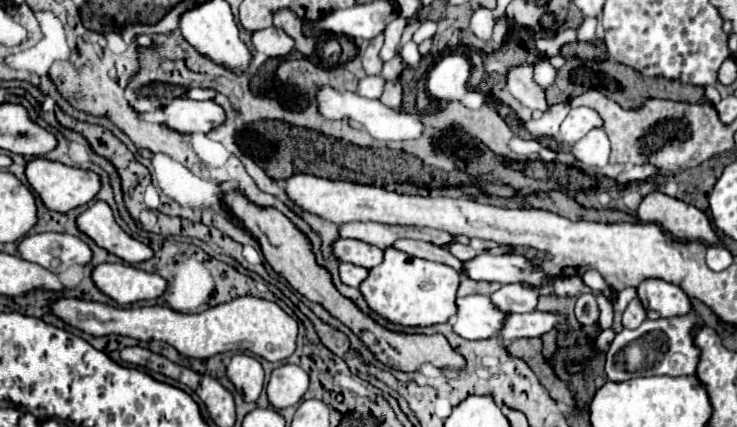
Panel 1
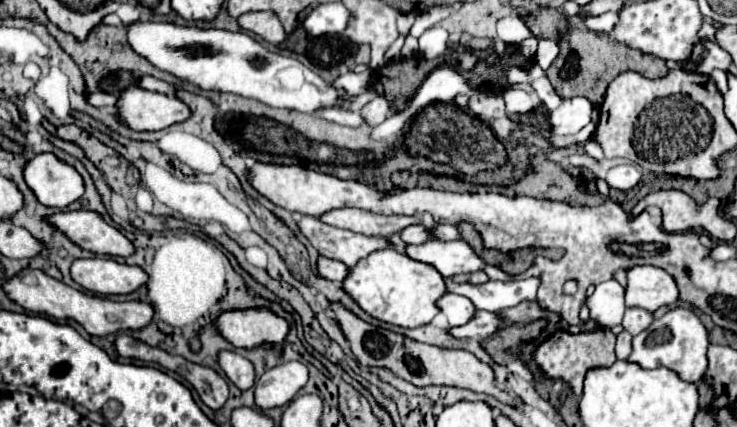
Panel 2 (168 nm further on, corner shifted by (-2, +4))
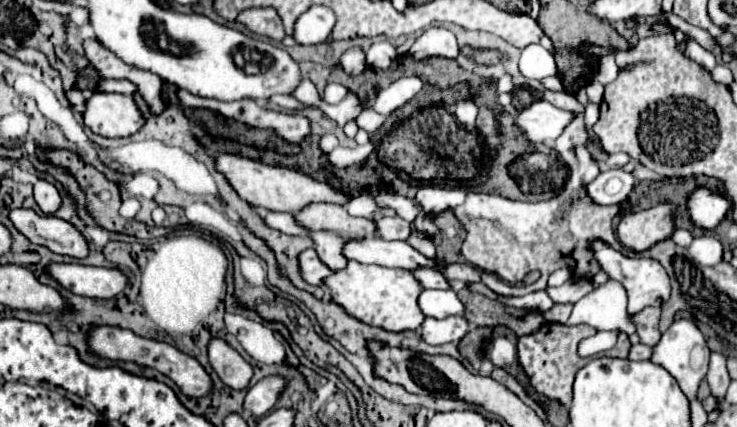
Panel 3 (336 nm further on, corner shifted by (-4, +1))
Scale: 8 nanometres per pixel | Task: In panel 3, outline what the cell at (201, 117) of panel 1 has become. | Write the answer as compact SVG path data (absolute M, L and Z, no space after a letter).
M87 93L83 123L103 137L129 137L145 123L145 119L131 95Z

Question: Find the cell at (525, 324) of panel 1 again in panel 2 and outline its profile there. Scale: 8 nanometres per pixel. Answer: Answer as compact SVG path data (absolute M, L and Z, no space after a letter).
M477 312L477 316L467 324L467 326L459 326L459 328L451 328L451 334L455 334L455 338L475 338L475 340L485 340L491 338L499 328L503 326L511 326L507 324L499 314L495 312Z

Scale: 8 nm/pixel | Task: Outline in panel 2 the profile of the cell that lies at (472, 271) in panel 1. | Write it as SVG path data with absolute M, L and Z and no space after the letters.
M429 240L423 246L407 246L407 256L435 266L447 278L455 274L473 274L485 266L485 262L465 240Z

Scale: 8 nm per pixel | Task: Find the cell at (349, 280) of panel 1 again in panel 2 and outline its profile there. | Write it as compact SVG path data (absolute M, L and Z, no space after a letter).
M319 256L319 262L317 262L317 272L323 276L323 278L329 278L333 282L339 282L339 286L345 282L345 278L349 276L349 268L339 262L339 260L331 260L331 258L323 258Z

